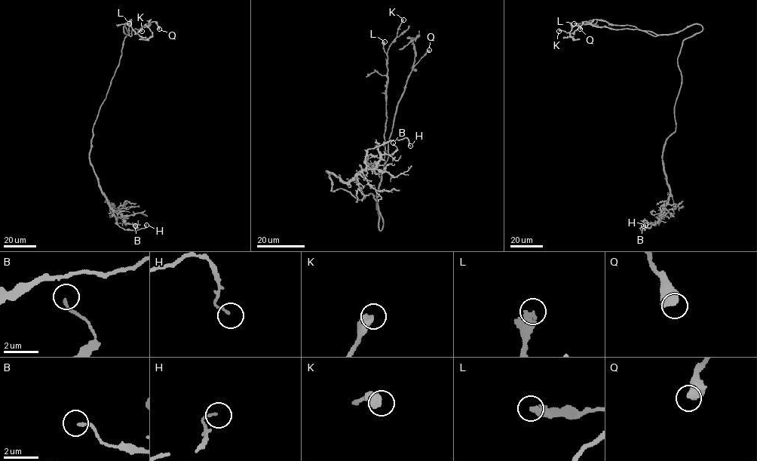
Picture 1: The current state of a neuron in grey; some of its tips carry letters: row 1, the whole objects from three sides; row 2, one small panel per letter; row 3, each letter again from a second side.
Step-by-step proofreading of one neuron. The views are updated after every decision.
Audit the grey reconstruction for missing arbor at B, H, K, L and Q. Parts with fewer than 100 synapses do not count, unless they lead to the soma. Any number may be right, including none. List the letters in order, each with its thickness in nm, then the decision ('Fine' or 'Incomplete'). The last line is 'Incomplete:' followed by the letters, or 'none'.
B: Thickness 160 nm. Fine
H: Thickness 100 nm. Fine
K: Thickness 550 nm. Fine
L: Thickness 440 nm. Fine
Q: Thickness 500 nm. Fine
Incomplete: none

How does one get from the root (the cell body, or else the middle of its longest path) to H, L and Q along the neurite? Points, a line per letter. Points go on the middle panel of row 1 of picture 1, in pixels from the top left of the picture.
H: (366, 195), (332, 191), (326, 171), (347, 182), (365, 168), (369, 149), (405, 137), (410, 145)
L: (366, 195), (371, 194), (377, 203), (383, 222), (381, 230), (376, 195), (384, 161), (384, 41)
Q: (366, 195), (371, 194), (377, 203), (383, 222), (381, 230), (376, 195), (396, 106), (412, 67), (429, 50)

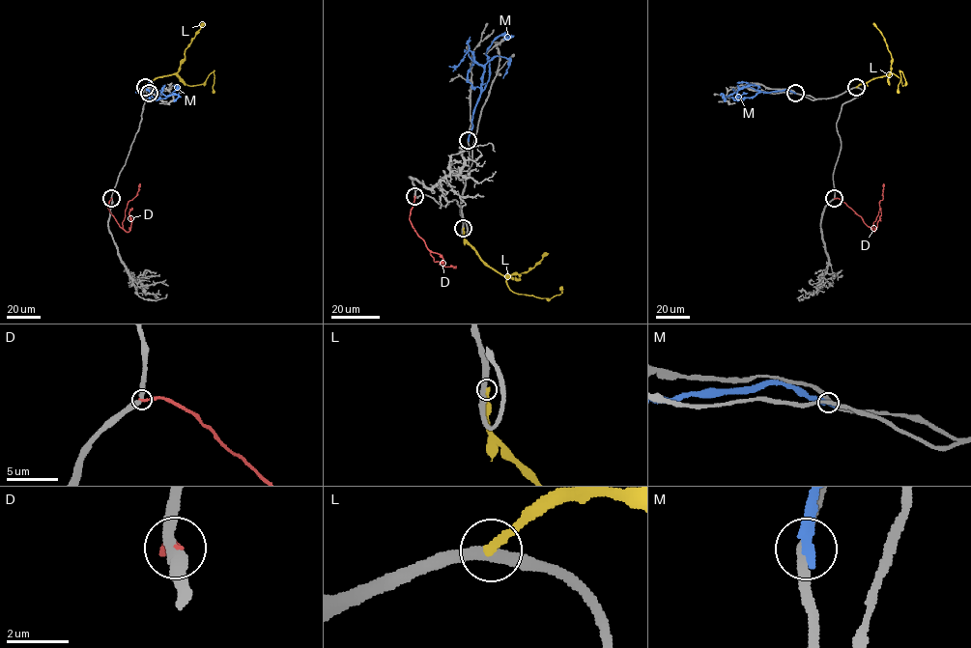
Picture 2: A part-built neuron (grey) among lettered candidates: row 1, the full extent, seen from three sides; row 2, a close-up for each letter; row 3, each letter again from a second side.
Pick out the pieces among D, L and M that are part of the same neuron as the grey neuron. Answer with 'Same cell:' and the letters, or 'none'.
Same cell: none

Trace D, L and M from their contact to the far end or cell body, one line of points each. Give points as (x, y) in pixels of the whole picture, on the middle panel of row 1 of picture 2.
D: (414, 196), (409, 220), (412, 226), (434, 262), (456, 267)
L: (463, 228), (464, 239), (481, 259), (505, 278), (508, 287), (514, 293), (549, 298), (559, 295), (562, 289)
M: (469, 140), (472, 112), (489, 78), (488, 48), (500, 35), (510, 37), (503, 39)

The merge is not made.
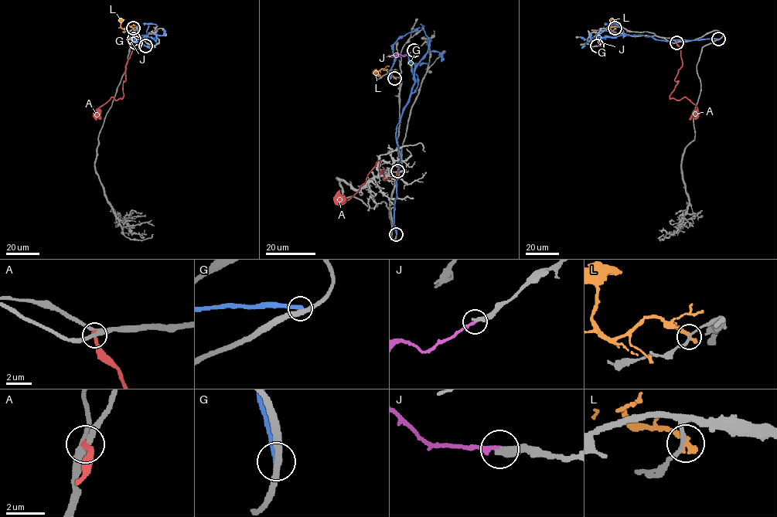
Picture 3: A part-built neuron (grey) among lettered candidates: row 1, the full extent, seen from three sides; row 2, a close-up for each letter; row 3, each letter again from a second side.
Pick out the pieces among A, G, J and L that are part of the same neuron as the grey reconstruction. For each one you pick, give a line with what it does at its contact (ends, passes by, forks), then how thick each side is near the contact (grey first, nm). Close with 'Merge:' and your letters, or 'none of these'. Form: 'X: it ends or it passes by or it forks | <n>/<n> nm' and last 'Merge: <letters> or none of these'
J: it ends | 420/240 nm
Merge: J

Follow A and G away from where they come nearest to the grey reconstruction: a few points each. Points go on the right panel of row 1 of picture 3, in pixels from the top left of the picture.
A: (676, 42), (682, 66), (669, 96), (677, 100), (686, 96), (696, 106), (696, 110), (690, 120)
G: (717, 39), (663, 41), (642, 35), (604, 35), (595, 37), (581, 48)

